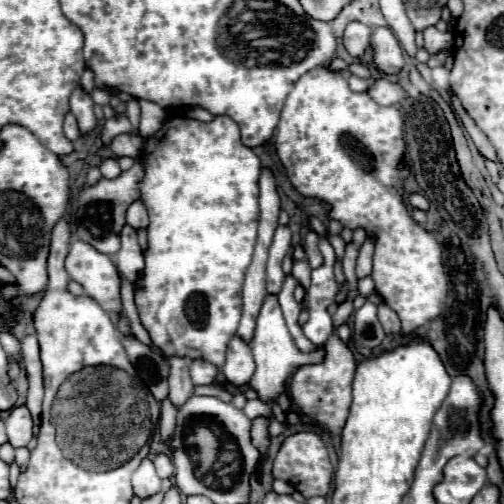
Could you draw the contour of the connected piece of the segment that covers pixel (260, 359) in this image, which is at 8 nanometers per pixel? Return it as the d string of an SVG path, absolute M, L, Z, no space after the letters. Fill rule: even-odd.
M268 295L264 305L262 305L262 311L260 311L258 321L256 321L256 333L254 333L254 339L250 341L250 349L252 349L252 355L256 361L256 373L250 381L250 387L258 393L258 399L268 403L268 405L278 401L278 397L286 391L286 383L298 367L308 365L308 363L322 363L324 355L326 355L324 347L318 347L310 353L302 353L296 347L296 343L294 343L294 339L284 323L276 295Z

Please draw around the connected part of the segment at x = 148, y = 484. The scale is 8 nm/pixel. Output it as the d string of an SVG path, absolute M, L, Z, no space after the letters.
M144 459L140 467L132 475L132 487L134 495L140 499L148 499L150 495L156 495L162 487L162 479L156 475L154 463L150 459Z

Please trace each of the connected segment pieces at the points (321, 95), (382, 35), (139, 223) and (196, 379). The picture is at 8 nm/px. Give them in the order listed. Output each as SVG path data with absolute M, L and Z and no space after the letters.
M316 67L294 83L284 103L276 127L276 153L296 191L328 203L330 219L348 229L364 229L368 237L374 237L374 269L370 277L374 279L376 293L390 309L398 313L402 323L400 333L412 335L418 327L434 321L442 313L448 297L448 275L442 265L440 243L430 231L412 219L410 207L404 201L404 181L412 169L404 159L406 143L402 137L402 127L402 113L394 105L382 107L368 93L354 93L340 73L330 73L326 67Z
M378 27L372 33L374 63L382 73L398 73L404 67L404 51L388 27Z
M140 199L134 201L134 203L128 207L126 223L130 223L134 229L138 229L138 227L148 227L148 213L146 213L146 207L144 207L144 203L142 203Z
M202 359L190 361L190 375L194 385L212 385L216 379L216 373L218 373L218 367L214 367L212 363L206 363Z

